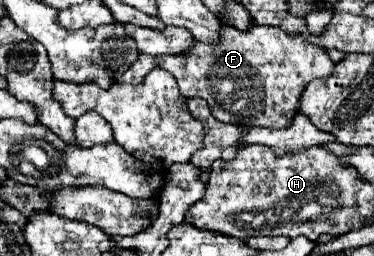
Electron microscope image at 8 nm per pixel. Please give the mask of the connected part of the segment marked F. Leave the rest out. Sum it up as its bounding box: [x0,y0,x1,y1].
[117,26,335,128]

